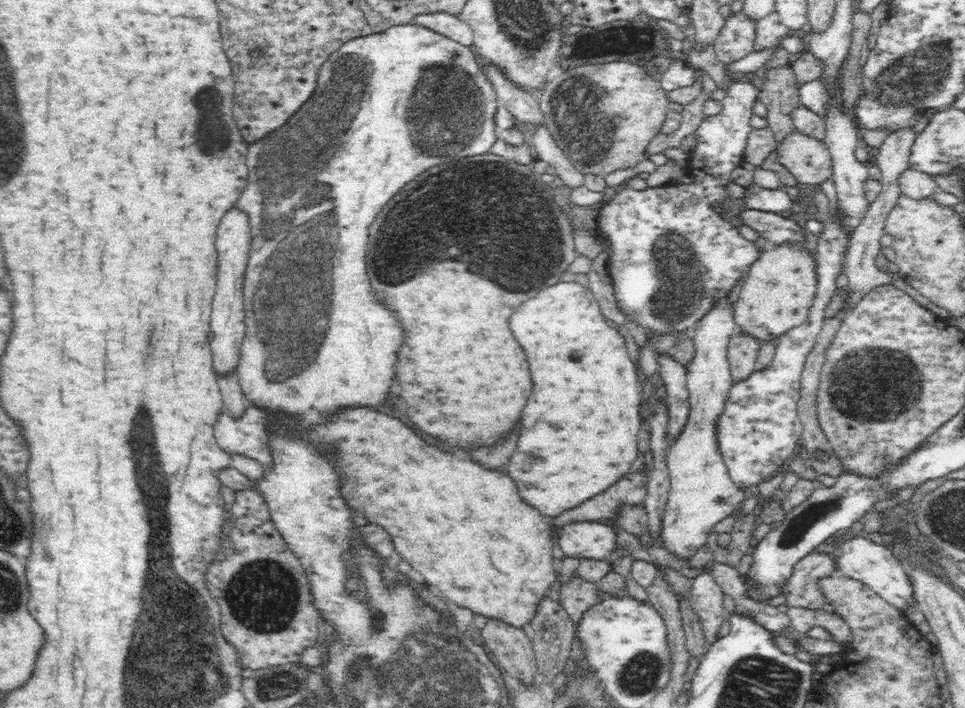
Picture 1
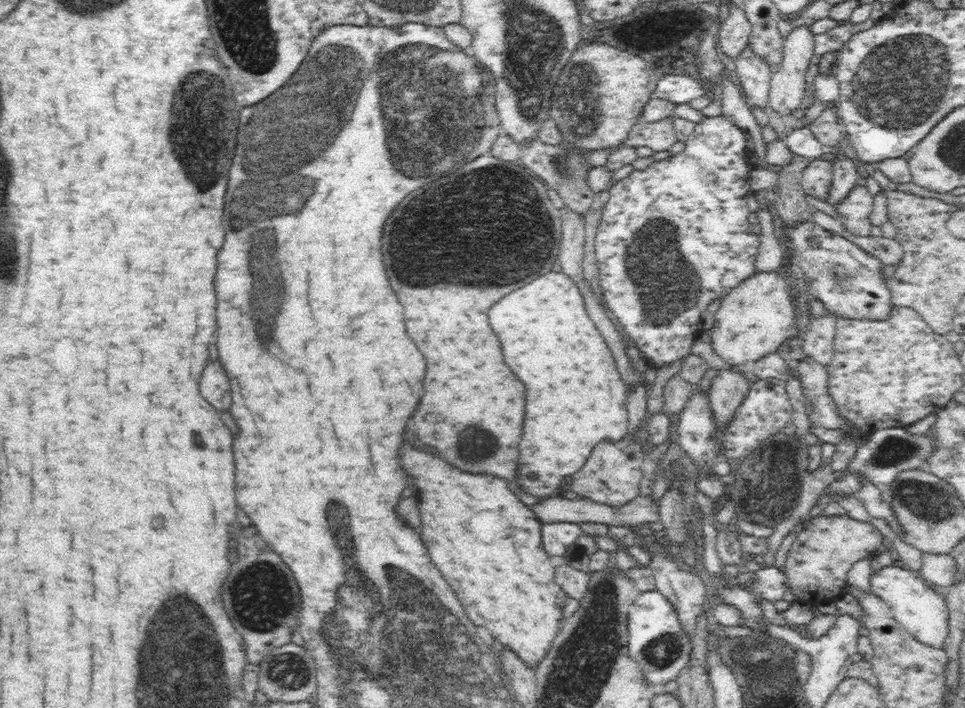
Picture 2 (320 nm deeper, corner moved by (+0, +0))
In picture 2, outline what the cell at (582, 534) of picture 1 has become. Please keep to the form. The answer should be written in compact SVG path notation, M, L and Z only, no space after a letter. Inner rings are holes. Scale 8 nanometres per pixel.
M571 522L543 523L541 538L544 551L550 556L565 556L568 547L582 534L583 530Z

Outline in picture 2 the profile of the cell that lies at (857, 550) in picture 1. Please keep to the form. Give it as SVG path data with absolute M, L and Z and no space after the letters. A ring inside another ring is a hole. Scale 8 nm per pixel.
M890 565L870 576L871 592L879 596L893 612L893 617L918 641L934 648L944 648L944 640L948 636L948 616L949 610L945 596L936 593L932 585L922 579L918 573L912 572L907 567L898 568Z

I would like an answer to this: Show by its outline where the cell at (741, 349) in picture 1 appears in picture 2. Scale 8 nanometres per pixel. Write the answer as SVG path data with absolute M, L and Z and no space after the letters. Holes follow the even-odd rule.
M730 366L717 371L711 382L708 397L710 410L714 413L716 425L724 433L724 428L735 420L737 410L751 385L740 371L732 371Z

